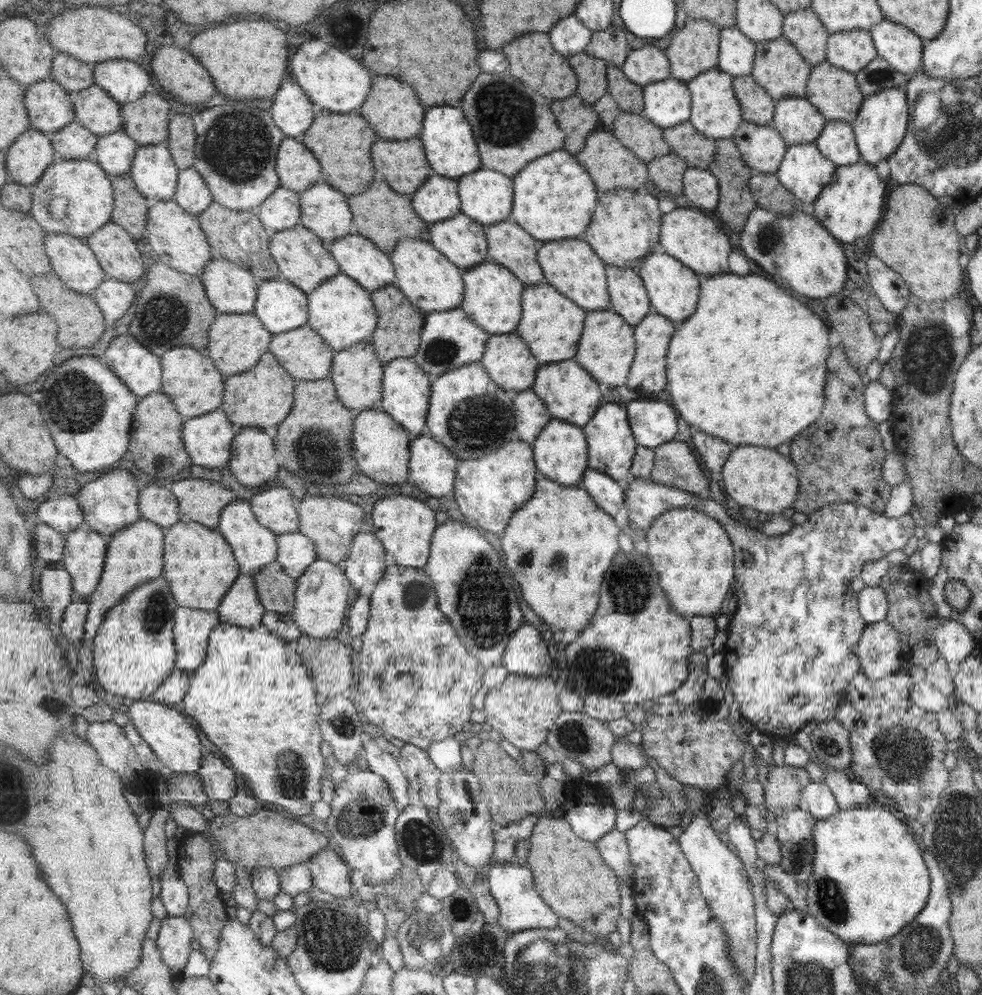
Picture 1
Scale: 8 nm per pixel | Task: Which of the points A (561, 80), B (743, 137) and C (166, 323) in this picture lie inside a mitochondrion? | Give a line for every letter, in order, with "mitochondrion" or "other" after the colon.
A: other
B: other
C: mitochondrion

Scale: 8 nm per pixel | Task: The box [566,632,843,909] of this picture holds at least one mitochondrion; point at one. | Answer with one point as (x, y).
(599, 670)

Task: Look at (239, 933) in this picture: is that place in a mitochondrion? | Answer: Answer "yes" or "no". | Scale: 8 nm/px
no

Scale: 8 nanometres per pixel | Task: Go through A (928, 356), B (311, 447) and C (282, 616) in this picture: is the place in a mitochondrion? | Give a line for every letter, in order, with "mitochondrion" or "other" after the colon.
A: mitochondrion
B: mitochondrion
C: other

